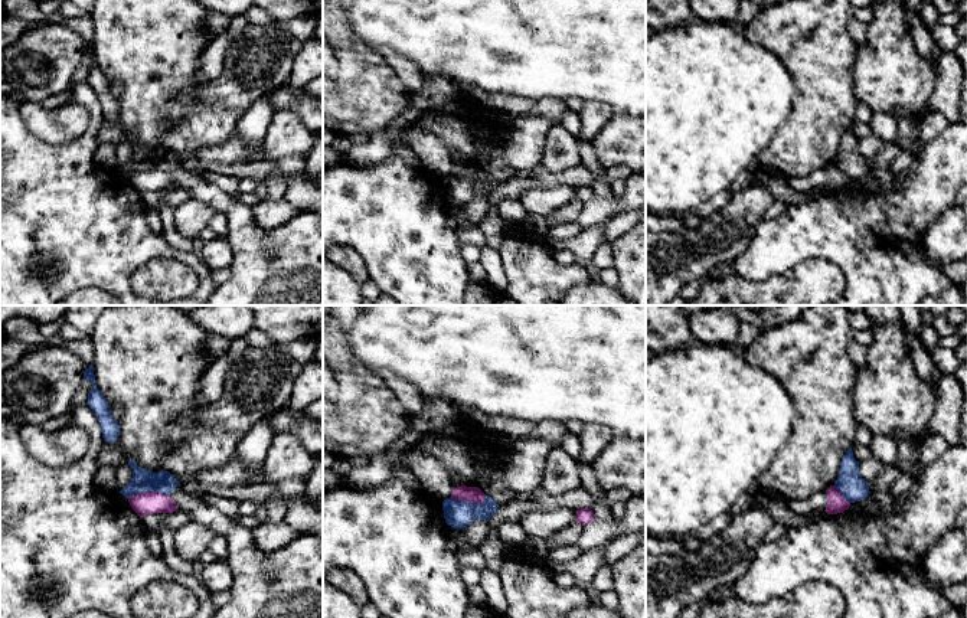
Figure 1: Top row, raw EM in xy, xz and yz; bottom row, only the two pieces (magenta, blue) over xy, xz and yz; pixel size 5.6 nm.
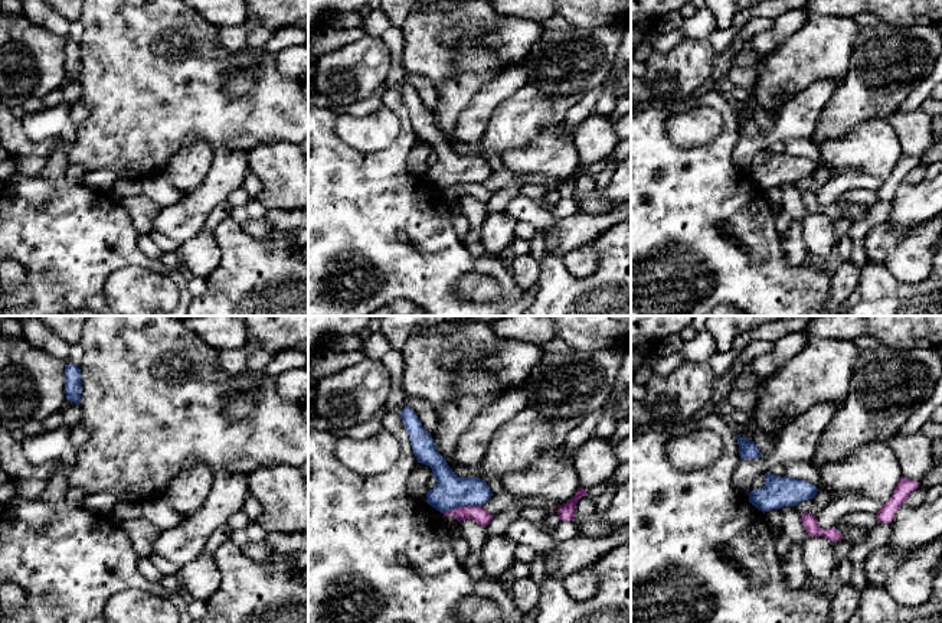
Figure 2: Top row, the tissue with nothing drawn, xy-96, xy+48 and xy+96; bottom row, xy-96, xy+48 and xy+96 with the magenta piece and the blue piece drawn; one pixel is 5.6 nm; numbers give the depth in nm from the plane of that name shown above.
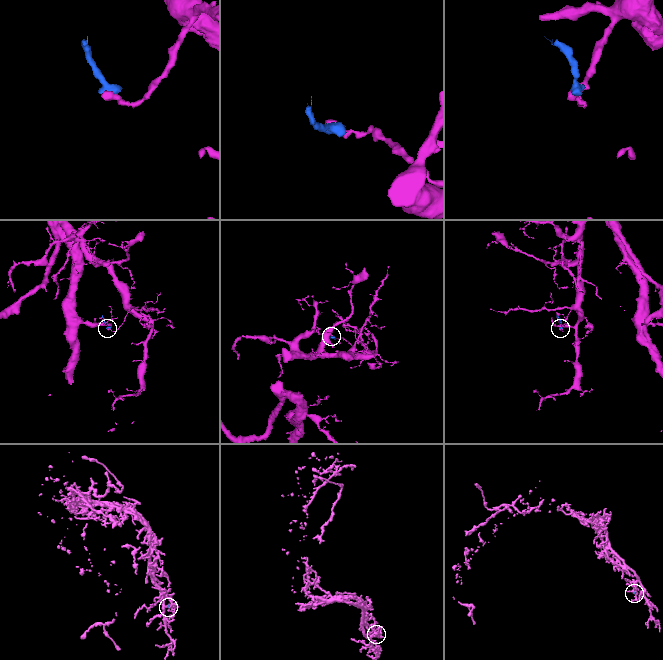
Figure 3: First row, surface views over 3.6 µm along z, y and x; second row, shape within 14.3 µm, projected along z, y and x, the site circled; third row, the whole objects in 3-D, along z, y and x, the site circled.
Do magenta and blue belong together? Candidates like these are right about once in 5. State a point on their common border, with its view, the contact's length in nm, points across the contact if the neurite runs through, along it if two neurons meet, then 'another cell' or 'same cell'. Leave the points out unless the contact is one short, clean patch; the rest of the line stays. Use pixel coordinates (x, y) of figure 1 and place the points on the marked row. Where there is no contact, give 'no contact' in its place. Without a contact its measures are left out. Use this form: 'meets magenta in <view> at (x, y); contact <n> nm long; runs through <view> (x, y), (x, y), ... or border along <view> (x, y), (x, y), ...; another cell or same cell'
meets magenta in xy at (150, 491); contact 240 nm long; border along xy (169, 494), (147, 491), (134, 493), (128, 499); another cell

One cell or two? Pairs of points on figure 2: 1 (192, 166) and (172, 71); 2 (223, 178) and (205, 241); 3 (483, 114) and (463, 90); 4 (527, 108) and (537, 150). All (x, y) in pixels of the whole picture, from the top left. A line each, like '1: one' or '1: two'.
1: two
2: two
3: two
4: two

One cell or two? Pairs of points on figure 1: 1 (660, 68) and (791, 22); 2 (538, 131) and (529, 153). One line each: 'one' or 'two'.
1: two
2: one

